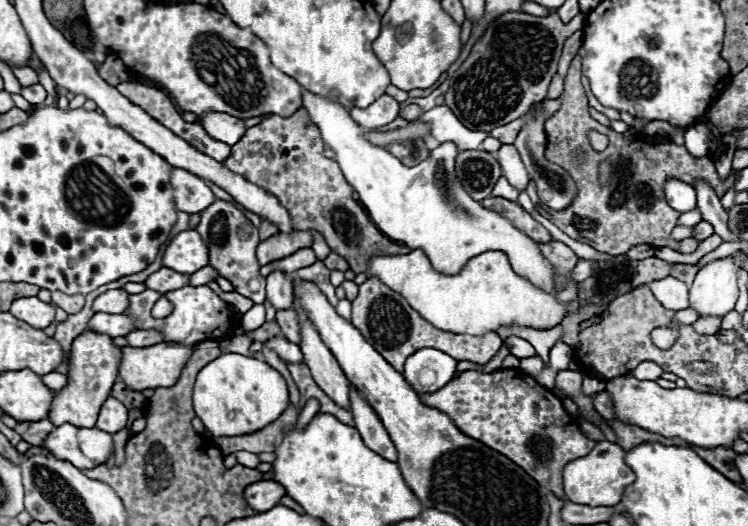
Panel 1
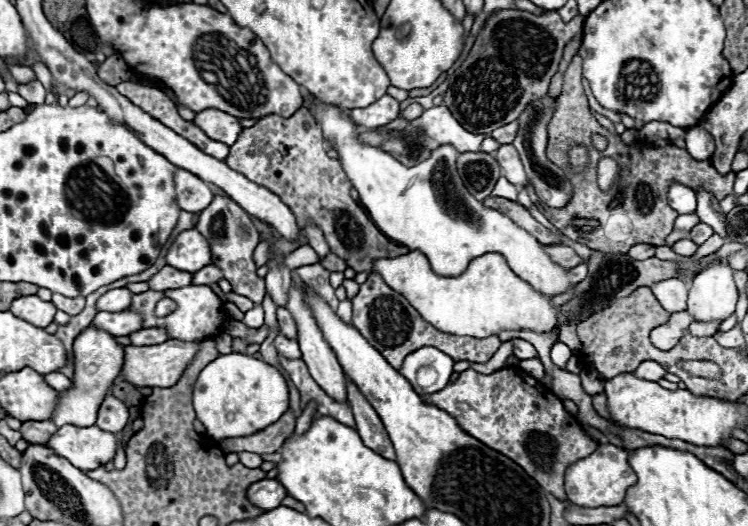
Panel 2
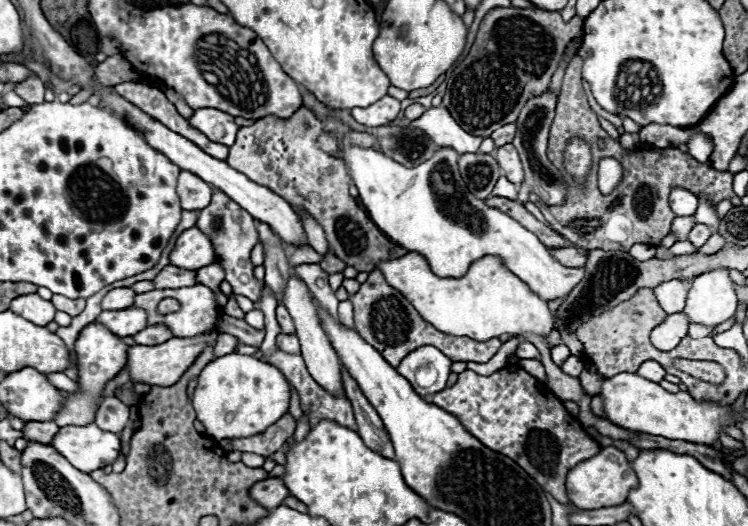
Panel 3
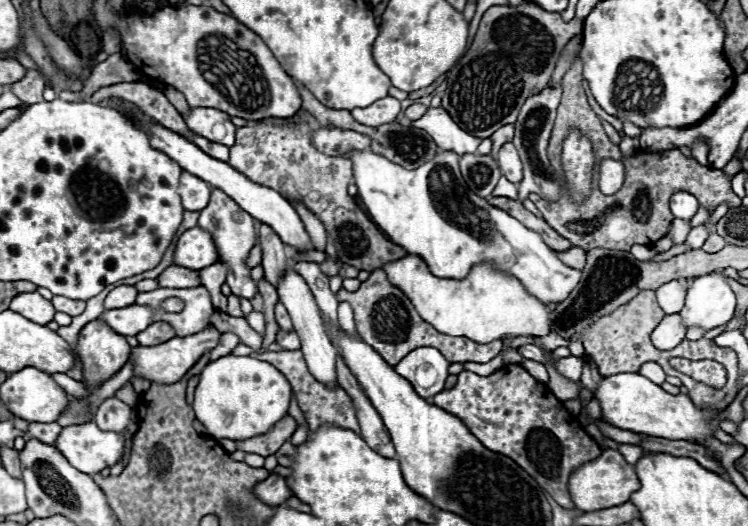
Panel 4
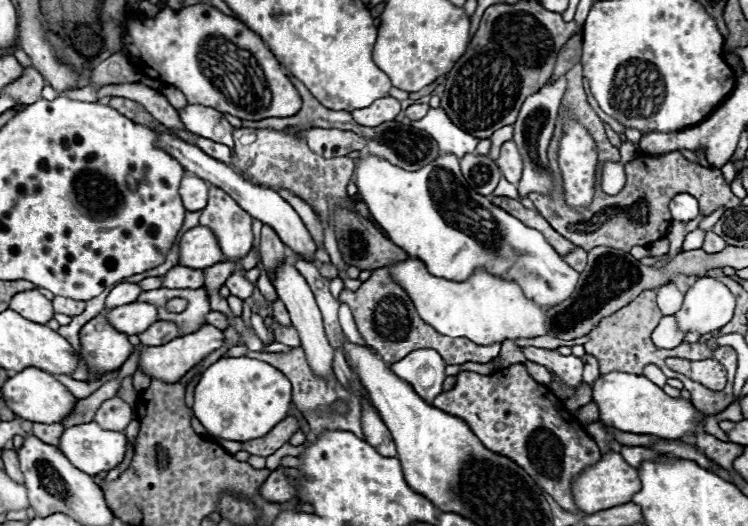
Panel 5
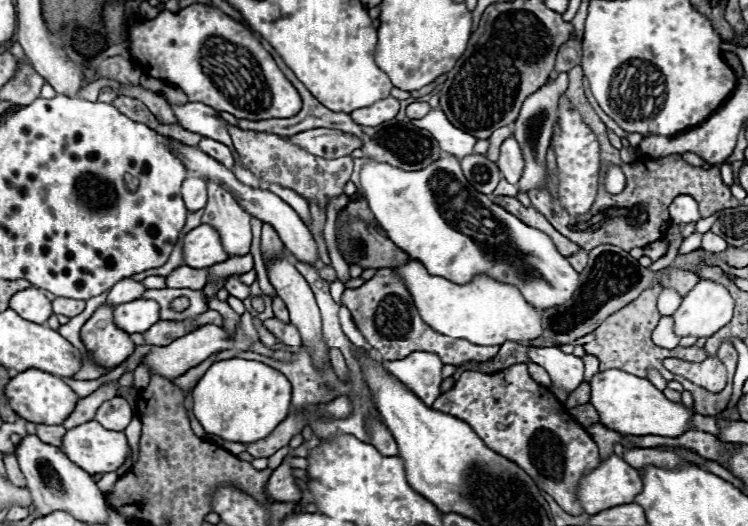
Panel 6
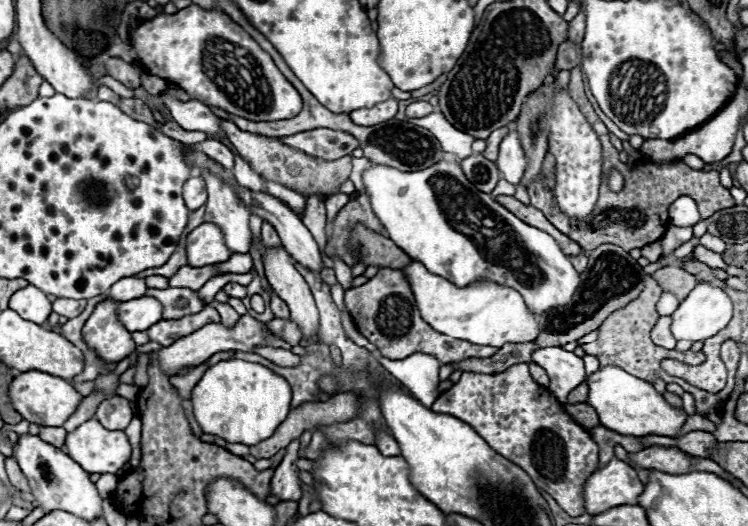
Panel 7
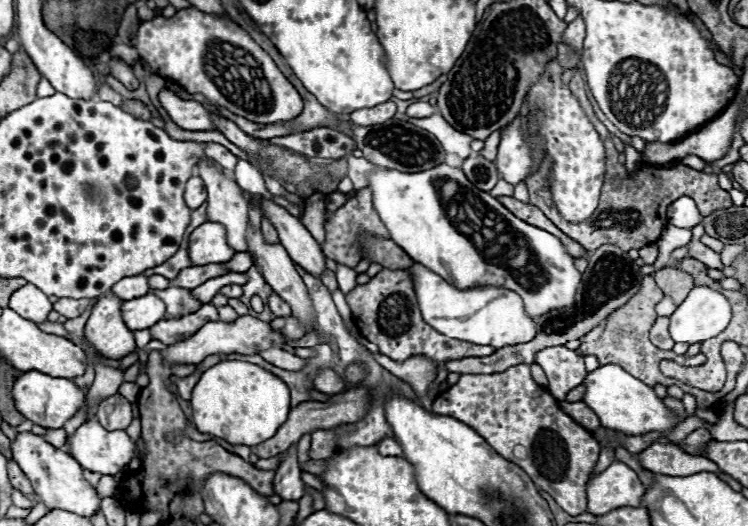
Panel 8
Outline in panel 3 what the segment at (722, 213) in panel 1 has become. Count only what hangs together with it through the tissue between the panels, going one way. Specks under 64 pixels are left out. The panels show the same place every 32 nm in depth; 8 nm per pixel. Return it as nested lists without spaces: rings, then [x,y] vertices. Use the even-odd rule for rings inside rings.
[[[700,202],[698,212],[694,214],[694,222],[696,224],[706,224],[706,226],[712,226],[712,228],[718,228],[720,218],[716,218],[716,208],[714,206],[710,206],[706,202]]]

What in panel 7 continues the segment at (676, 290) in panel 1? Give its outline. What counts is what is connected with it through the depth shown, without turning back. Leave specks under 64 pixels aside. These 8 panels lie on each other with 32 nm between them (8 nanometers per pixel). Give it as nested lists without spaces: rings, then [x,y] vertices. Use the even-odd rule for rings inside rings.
[[[664,292],[664,296],[656,304],[656,310],[658,310],[660,316],[670,316],[676,308],[678,308],[678,300],[672,294],[668,294],[668,292]]]

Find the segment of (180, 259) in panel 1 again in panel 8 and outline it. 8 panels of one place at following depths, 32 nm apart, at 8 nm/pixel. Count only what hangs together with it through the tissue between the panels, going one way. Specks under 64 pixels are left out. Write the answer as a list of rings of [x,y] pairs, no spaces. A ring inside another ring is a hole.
[[[204,222],[190,234],[188,252],[194,266],[222,264],[236,254],[226,242],[226,228],[218,222]]]

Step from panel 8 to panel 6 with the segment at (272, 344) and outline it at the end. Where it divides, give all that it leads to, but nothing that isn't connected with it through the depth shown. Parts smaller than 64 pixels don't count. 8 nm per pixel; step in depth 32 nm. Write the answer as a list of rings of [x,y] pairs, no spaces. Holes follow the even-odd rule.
[[[246,310],[240,317],[240,324],[238,324],[234,336],[228,336],[228,332],[226,332],[222,326],[206,324],[206,326],[202,326],[202,328],[198,328],[198,330],[194,330],[194,332],[190,332],[190,334],[178,338],[178,340],[174,340],[174,342],[168,344],[168,346],[156,346],[156,348],[152,348],[152,350],[146,354],[146,366],[148,366],[150,370],[160,372],[160,376],[164,376],[164,378],[168,378],[168,380],[174,380],[174,378],[182,376],[186,370],[190,370],[190,368],[198,366],[200,362],[204,362],[208,356],[216,354],[216,352],[230,350],[230,348],[238,348],[238,350],[244,350],[244,352],[246,352],[246,350],[250,350],[250,346],[252,346],[254,342],[260,342],[260,336],[256,336],[256,326],[254,326],[254,322],[252,322],[252,315]]]

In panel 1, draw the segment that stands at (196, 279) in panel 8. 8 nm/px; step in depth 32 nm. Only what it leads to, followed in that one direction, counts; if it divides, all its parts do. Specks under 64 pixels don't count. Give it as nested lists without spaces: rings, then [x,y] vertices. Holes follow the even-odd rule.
[[[160,268],[158,272],[154,272],[152,276],[148,276],[148,280],[144,282],[150,290],[158,290],[158,292],[168,292],[168,290],[176,290],[182,286],[188,286],[188,274],[180,274],[172,268]]]

